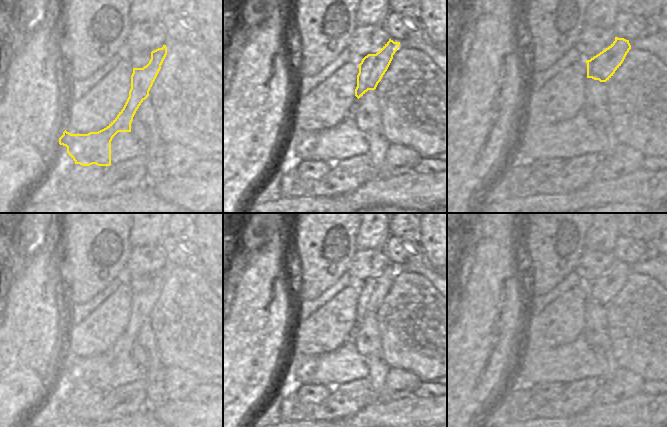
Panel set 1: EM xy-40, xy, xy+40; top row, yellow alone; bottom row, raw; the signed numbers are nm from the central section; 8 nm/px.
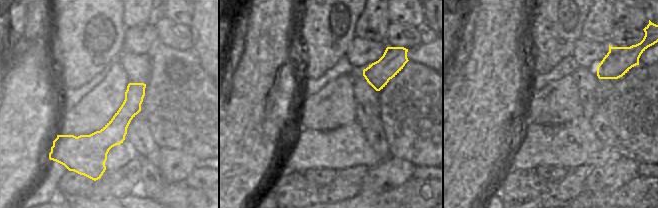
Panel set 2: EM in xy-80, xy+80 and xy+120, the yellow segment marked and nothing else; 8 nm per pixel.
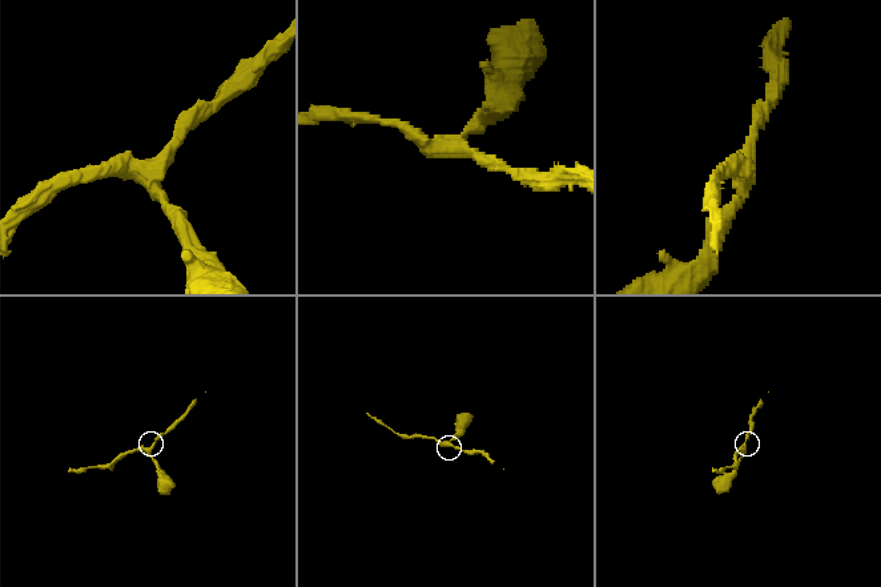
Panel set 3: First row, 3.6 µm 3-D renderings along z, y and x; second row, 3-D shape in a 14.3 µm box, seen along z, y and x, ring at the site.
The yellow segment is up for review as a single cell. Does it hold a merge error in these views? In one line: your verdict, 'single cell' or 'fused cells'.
fused cells

